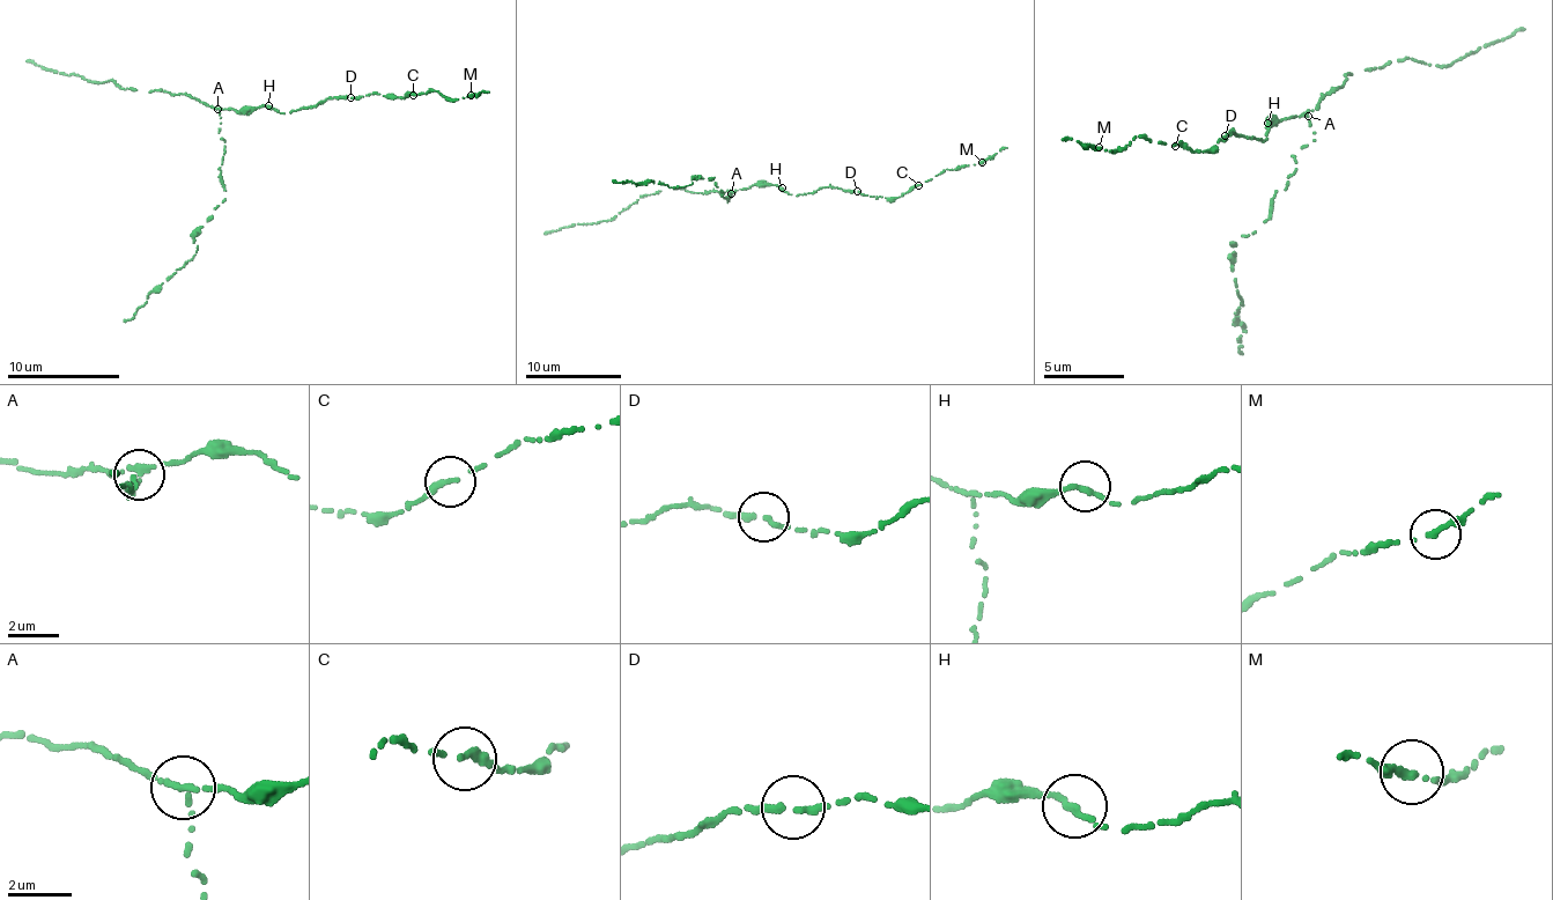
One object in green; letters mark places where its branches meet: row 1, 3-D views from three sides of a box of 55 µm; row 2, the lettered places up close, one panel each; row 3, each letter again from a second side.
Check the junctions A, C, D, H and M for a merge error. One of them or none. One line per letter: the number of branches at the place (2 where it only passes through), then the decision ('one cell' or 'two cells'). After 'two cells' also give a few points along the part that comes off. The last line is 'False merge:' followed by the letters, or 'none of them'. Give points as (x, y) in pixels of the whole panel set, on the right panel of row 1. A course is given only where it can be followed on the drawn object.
A: branches 2; two cells; course (1308, 117), (1314, 141), (1302, 147), (1287, 187), (1276, 190), (1264, 223), (1233, 243), (1240, 352)
C: branches 2; one cell
D: branches 2; one cell
H: branches 2; one cell
M: branches 2; one cell
False merge: A

